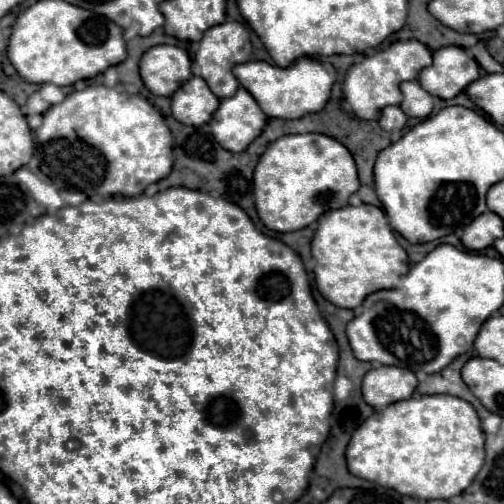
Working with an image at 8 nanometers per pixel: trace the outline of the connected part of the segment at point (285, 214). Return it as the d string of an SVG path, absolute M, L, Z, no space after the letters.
M290 134L274 140L264 150L254 170L256 210L264 226L274 232L294 232L294 230L306 228L308 224L316 222L322 212L346 206L350 194L354 194L358 188L360 188L360 182L358 182L352 154L338 140L324 134Z

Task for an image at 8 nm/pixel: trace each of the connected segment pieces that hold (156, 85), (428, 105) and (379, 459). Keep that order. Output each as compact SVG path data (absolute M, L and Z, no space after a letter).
M152 46L140 60L140 76L144 86L156 96L172 96L174 88L192 76L190 56L178 46Z
M418 80L402 82L400 90L404 94L404 100L402 100L400 108L404 110L406 116L426 118L432 112L432 96L418 84Z
M414 396L386 406L356 428L346 450L346 462L350 474L394 488L404 496L446 500L462 494L480 472L484 464L484 432L480 428L478 414L466 400L456 396Z

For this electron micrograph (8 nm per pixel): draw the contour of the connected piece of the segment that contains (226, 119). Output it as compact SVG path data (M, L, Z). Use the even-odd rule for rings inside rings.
M240 86L234 96L222 98L210 120L214 140L230 152L244 152L246 146L264 130L266 116L256 100Z

